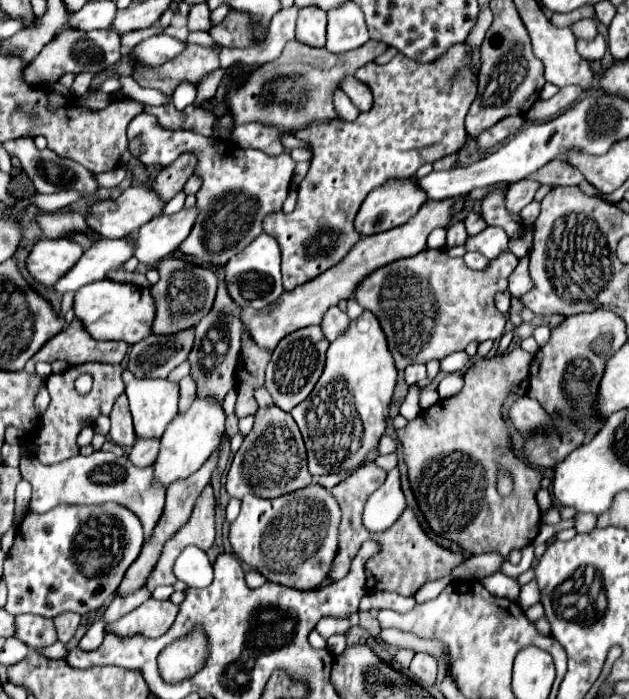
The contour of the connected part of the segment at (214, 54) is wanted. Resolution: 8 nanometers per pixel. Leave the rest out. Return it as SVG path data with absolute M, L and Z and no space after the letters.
M188 43L184 53L180 53L178 57L170 59L160 67L138 69L132 77L140 83L140 87L156 89L166 97L172 97L182 81L198 85L202 77L210 75L216 69L222 69L222 65L218 59L218 51L214 47Z

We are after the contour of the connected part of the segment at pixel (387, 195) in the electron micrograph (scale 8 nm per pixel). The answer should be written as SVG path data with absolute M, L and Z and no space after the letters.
M388 181L384 187L370 191L356 215L360 237L376 235L406 223L426 201L424 191L412 181Z

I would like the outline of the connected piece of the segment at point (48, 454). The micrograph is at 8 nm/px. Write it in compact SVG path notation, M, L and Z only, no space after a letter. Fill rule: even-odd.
M84 363L76 369L68 369L58 375L48 377L48 391L50 391L50 405L40 415L36 429L28 435L28 443L36 445L36 457L44 465L60 463L68 457L74 457L80 449L76 445L76 437L84 427L94 425L100 415L110 415L116 399L124 393L122 383L122 365L102 365L102 363ZM80 373L90 373L94 379L94 387L86 397L80 397L74 389L74 381Z

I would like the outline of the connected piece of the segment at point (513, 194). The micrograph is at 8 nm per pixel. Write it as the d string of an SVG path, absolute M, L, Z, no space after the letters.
M524 179L524 181L510 185L506 193L508 211L520 213L534 199L534 193L538 191L538 187L540 187L540 181L534 181L534 179Z

